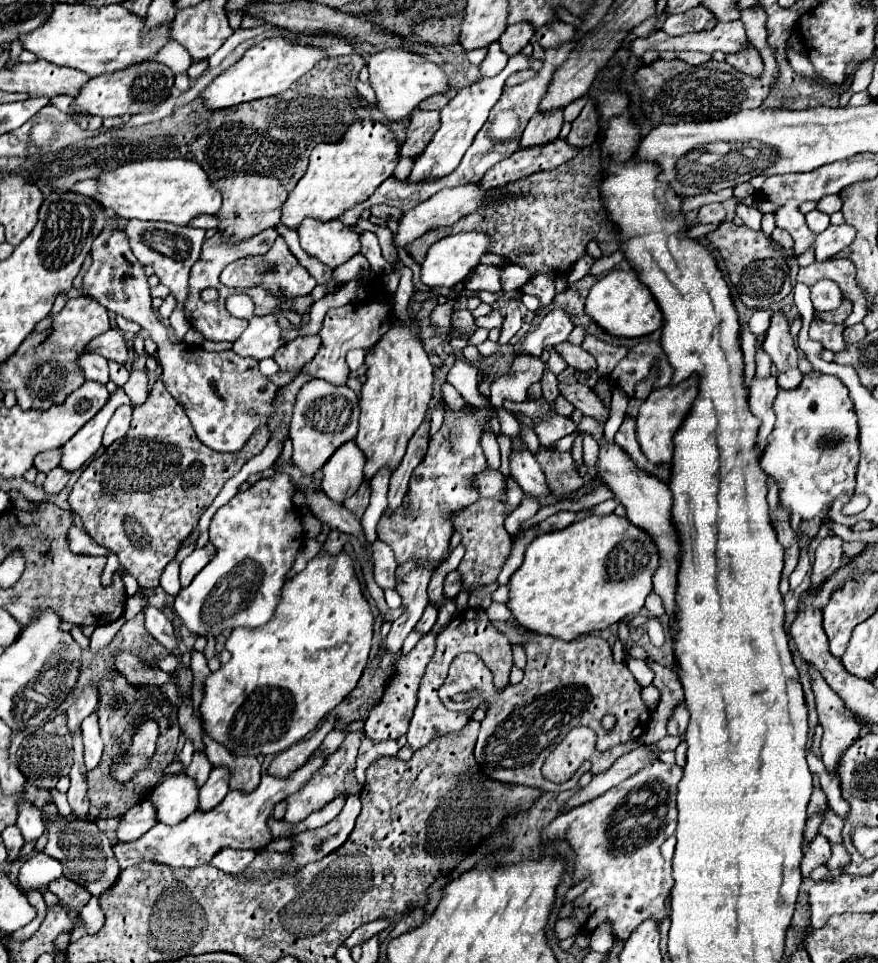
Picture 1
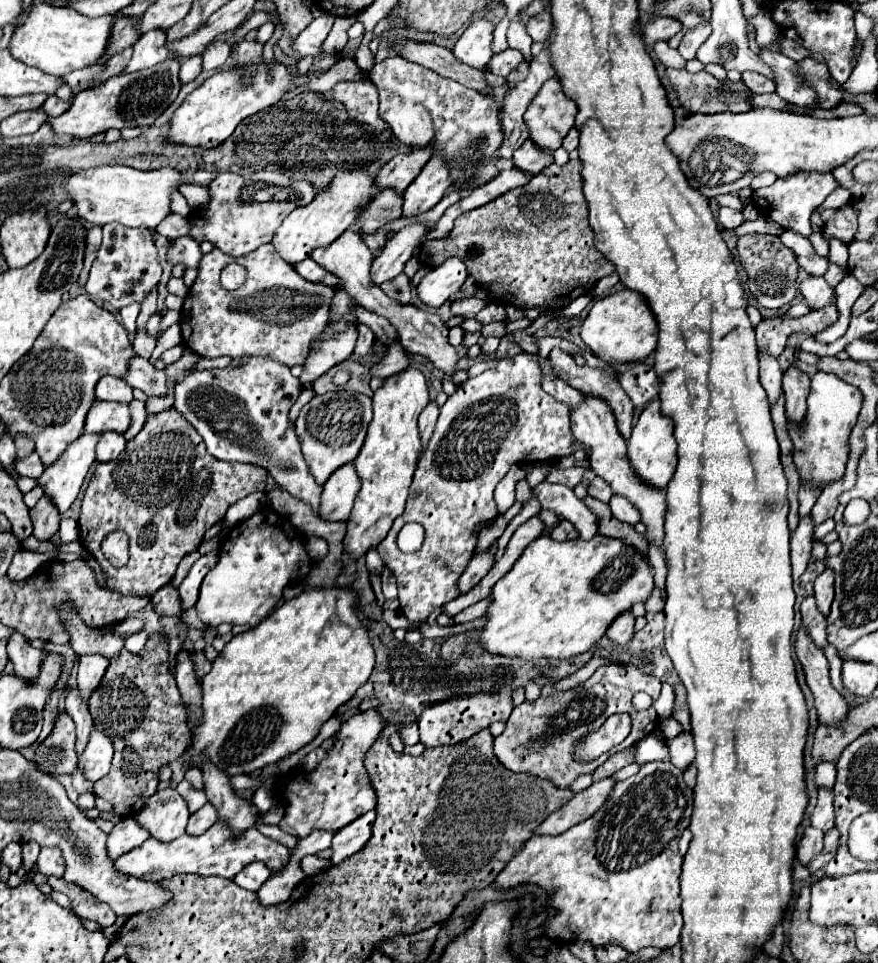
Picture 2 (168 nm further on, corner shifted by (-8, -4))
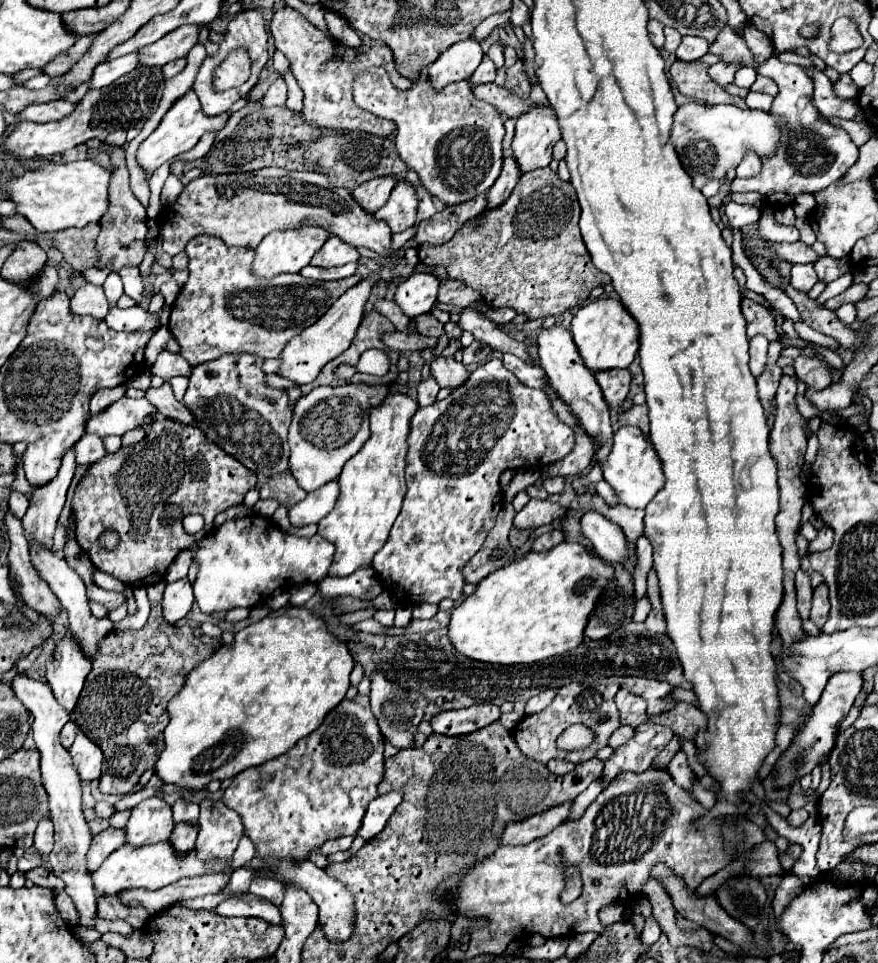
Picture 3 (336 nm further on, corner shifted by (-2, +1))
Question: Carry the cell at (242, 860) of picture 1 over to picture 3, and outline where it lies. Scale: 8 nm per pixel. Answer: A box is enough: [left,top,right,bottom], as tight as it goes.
[249,878,283,908]

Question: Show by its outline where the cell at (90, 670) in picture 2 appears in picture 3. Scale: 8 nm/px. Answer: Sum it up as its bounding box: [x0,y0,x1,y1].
[31,548,113,658]

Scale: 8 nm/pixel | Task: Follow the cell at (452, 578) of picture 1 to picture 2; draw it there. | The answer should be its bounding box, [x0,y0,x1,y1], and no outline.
[457,551,493,595]

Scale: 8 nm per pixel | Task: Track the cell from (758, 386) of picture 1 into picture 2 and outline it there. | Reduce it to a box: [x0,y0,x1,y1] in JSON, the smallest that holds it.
[759,353,783,405]

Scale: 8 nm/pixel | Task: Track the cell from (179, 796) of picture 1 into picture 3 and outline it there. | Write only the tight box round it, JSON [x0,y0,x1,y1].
[123,796,175,846]

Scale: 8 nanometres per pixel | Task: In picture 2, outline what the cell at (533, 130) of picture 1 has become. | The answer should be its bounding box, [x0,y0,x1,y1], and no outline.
[513,139,553,175]

